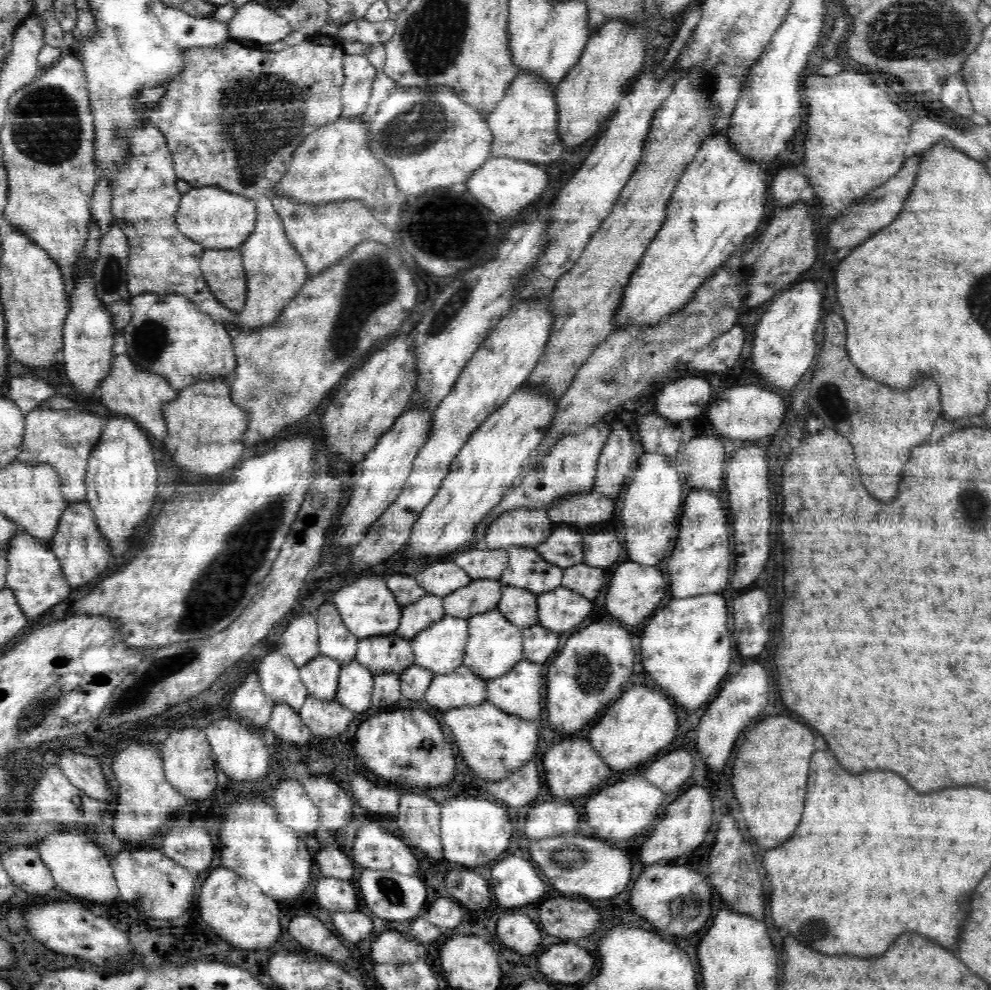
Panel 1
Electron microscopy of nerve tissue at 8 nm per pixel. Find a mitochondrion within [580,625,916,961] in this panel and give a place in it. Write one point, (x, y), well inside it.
(813, 932)

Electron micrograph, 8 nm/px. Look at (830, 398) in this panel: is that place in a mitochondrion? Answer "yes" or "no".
yes

